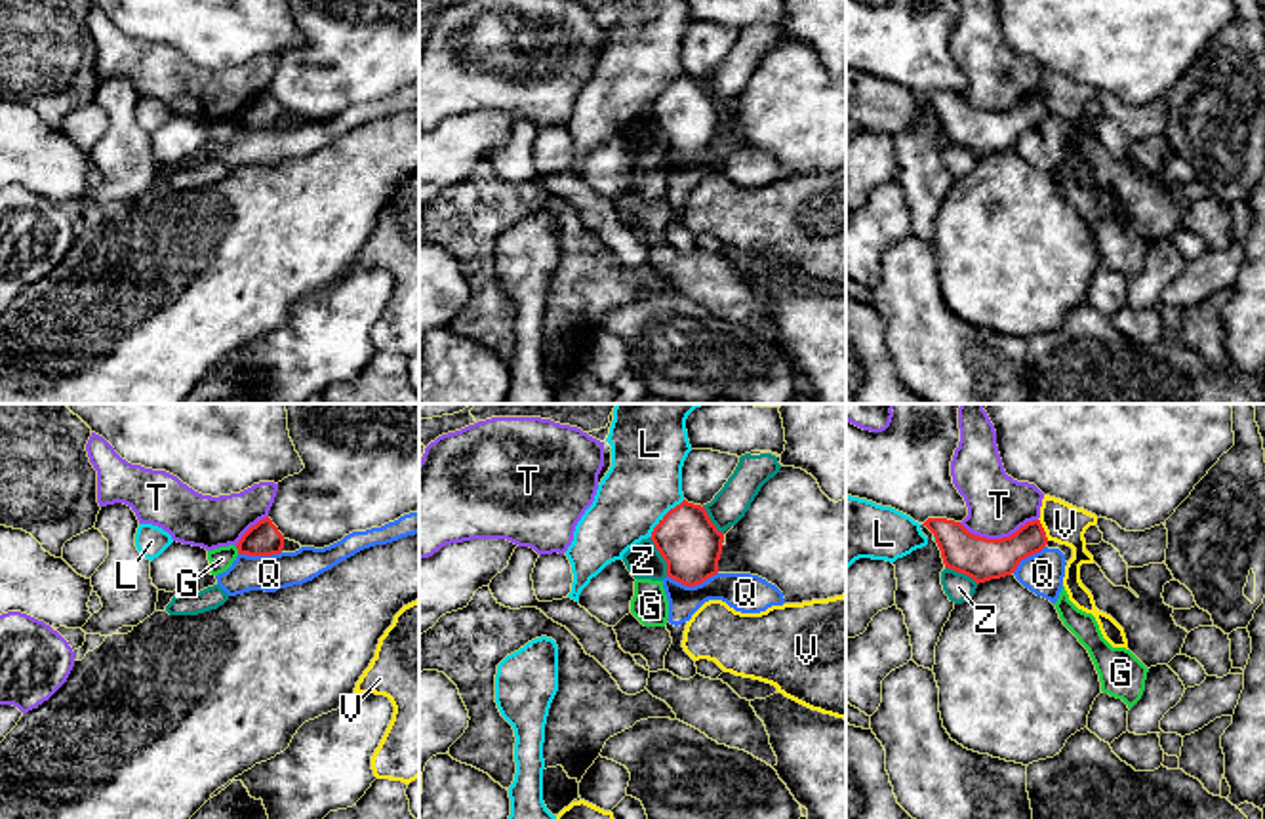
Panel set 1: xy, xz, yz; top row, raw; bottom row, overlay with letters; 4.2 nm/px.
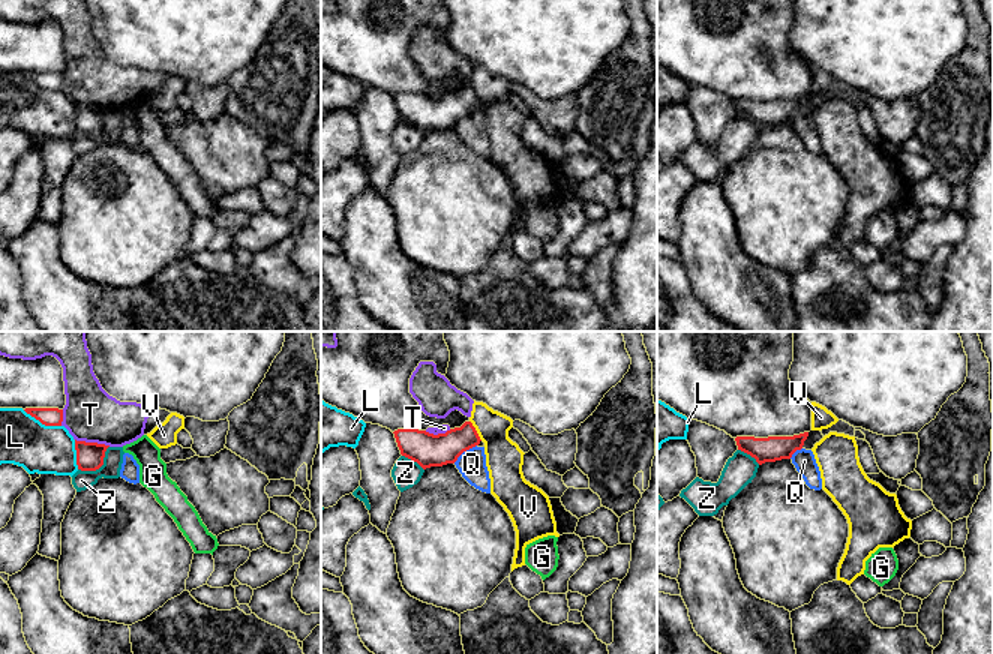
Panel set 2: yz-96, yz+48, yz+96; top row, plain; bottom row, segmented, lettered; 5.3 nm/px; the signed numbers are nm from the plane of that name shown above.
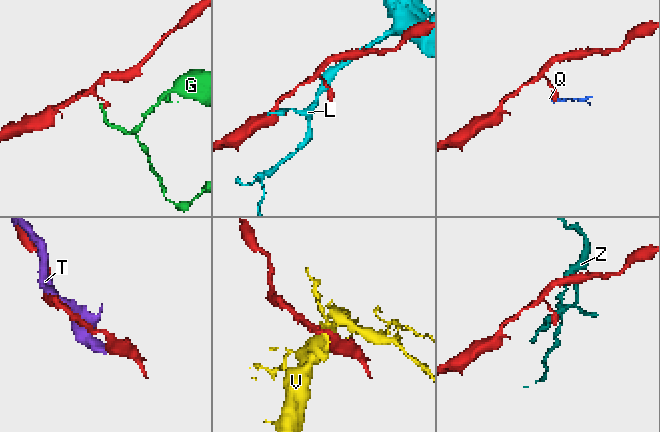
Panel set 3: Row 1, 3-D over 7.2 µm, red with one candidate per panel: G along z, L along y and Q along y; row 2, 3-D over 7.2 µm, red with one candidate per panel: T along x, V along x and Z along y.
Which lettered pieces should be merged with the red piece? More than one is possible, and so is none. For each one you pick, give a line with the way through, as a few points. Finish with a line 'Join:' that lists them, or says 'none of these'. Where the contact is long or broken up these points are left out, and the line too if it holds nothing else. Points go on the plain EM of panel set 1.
Join: none of these

